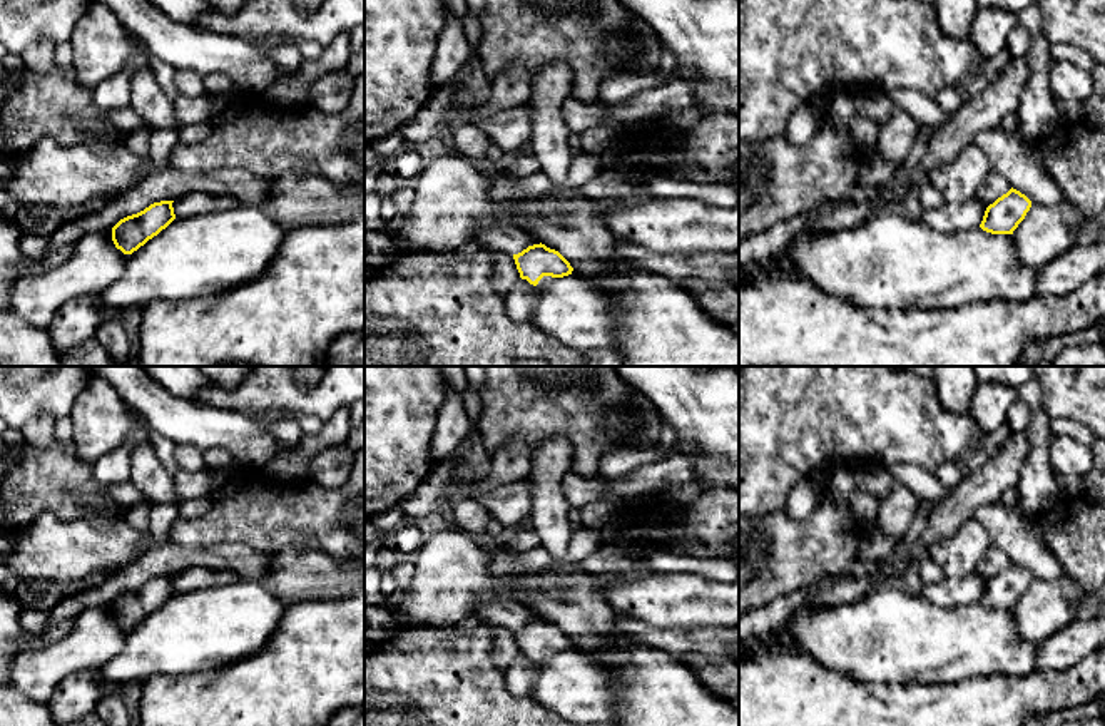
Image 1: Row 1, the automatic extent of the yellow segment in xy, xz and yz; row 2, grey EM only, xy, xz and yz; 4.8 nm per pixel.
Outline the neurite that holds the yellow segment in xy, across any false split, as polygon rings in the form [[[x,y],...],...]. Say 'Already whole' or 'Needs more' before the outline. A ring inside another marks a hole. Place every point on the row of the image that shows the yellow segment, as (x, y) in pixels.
Already whole. [[[174,201],[154,202],[144,211],[120,219],[112,228],[112,241],[124,254],[132,254],[165,229],[174,219]]]

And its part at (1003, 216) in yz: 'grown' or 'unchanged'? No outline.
unchanged

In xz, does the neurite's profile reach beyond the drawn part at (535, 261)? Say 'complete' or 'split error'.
split error

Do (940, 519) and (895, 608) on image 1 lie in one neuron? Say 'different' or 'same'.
different

